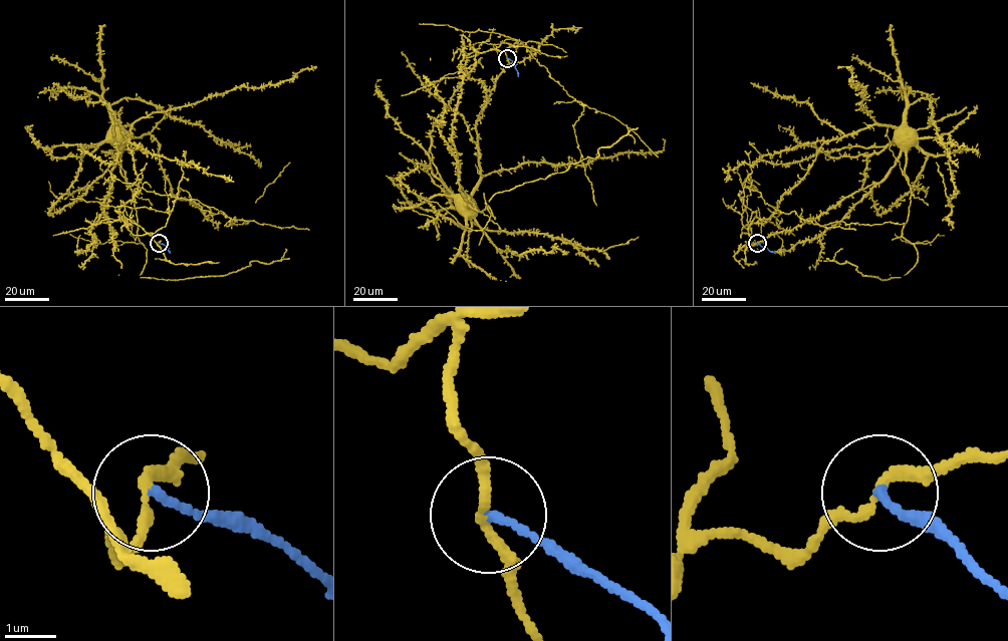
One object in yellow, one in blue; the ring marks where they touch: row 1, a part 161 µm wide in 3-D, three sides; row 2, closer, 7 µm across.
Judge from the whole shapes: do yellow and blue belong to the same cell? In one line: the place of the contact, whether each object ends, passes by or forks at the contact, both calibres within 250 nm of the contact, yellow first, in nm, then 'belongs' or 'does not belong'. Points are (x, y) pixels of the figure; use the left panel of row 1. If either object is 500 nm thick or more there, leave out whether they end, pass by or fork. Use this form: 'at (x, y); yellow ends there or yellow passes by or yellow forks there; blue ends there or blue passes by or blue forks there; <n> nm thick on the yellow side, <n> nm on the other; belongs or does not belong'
at (159, 243); yellow passes by; blue ends there; 190 nm thick on the yellow side, 160 nm on the other; does not belong

